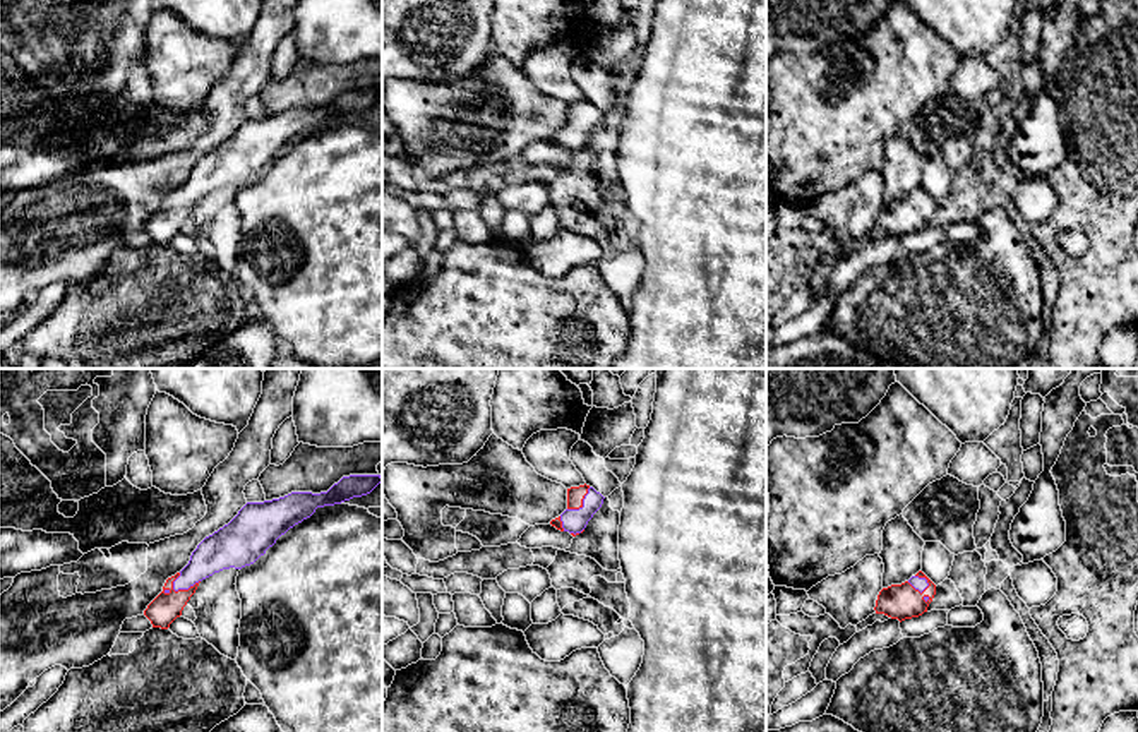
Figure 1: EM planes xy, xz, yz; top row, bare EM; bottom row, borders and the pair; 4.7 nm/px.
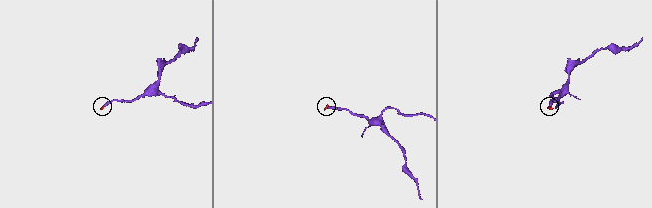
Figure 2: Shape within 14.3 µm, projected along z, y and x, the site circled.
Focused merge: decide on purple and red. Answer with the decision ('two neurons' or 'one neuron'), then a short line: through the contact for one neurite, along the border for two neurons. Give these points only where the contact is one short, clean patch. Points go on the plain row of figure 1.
one neuron | xy (218, 167), (180, 204), (165, 223)

